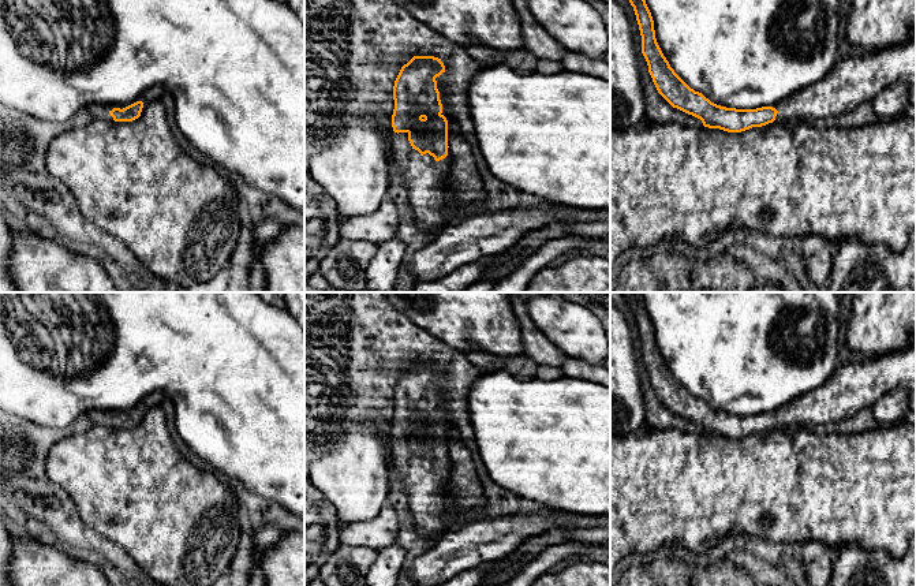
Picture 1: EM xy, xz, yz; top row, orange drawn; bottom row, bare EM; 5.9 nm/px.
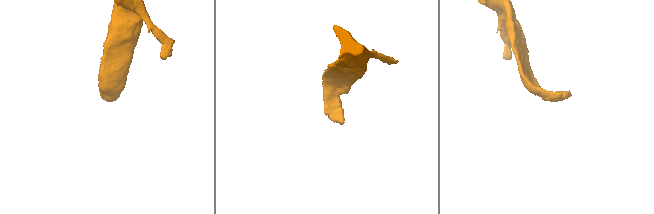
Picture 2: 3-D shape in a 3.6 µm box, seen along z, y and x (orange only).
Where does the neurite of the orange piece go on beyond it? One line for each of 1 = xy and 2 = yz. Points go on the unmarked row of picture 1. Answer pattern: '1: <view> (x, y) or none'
1: xy (98, 418)
2: yz (857, 385)

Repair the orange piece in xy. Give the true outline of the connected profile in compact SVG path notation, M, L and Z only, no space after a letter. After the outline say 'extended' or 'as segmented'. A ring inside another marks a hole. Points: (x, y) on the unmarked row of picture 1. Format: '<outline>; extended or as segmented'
M137 407L123 415L91 410L87 417L94 426L132 428L141 422L143 414L142 407Z; extended

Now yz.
M622 292L642 341L642 359L658 399L673 413L702 426L704 433L741 438L774 426L797 429L853 417L891 389L916 389L916 347L861 358L837 369L816 389L796 397L781 414L726 414L691 395L670 373L654 336L640 292Z; extended

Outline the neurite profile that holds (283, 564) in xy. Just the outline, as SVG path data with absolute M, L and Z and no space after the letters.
M281 533L277 544L263 553L258 567L263 586L304 586L304 533Z

